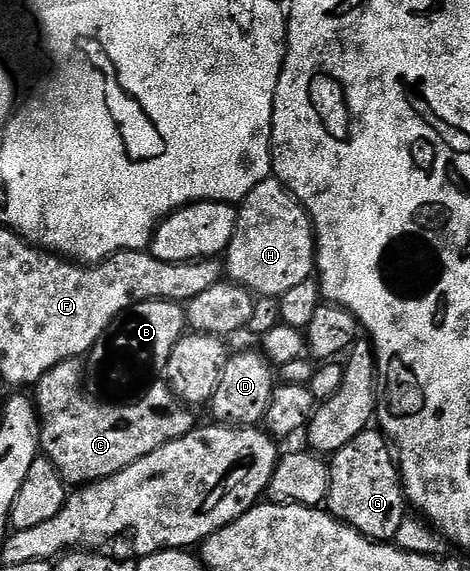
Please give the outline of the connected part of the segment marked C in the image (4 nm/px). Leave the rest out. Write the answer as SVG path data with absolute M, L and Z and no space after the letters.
M67 358L43 374L34 387L43 457L60 469L69 487L79 488L114 476L122 468L130 468L134 460L142 460L142 456L162 448L162 444L186 436L198 425L198 419L192 415L195 413L167 384L147 387L148 395L133 406L111 406L84 391L84 378L85 363L80 358Z

